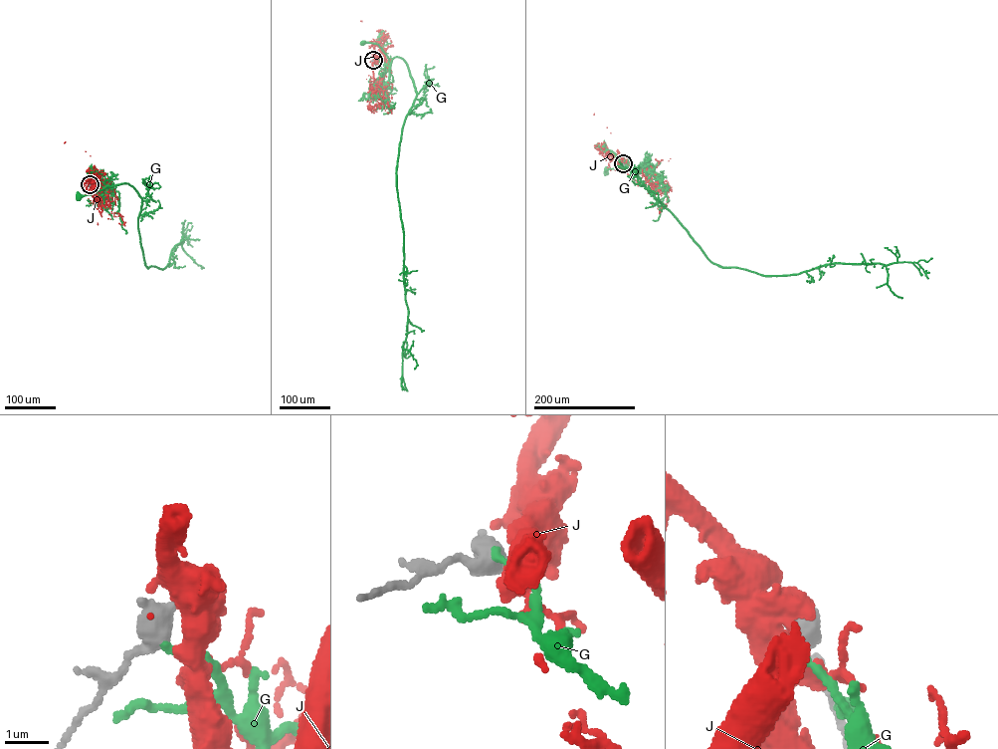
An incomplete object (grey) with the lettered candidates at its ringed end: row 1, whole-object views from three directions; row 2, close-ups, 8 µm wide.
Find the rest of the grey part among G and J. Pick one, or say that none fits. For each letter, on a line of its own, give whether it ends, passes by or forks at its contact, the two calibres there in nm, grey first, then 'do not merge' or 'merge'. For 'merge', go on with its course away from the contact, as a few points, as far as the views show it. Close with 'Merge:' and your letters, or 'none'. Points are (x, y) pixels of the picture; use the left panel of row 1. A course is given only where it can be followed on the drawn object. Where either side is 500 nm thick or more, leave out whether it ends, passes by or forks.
G: 600 nm thick on the grey side, 160 nm on the other; do not merge
J: 600 nm thick on the grey side, 360 nm on the other; merge; it runs (90, 184), (94, 177), (102, 179), (96, 198), (109, 200), (97, 208), (98, 223)
Merge: J

